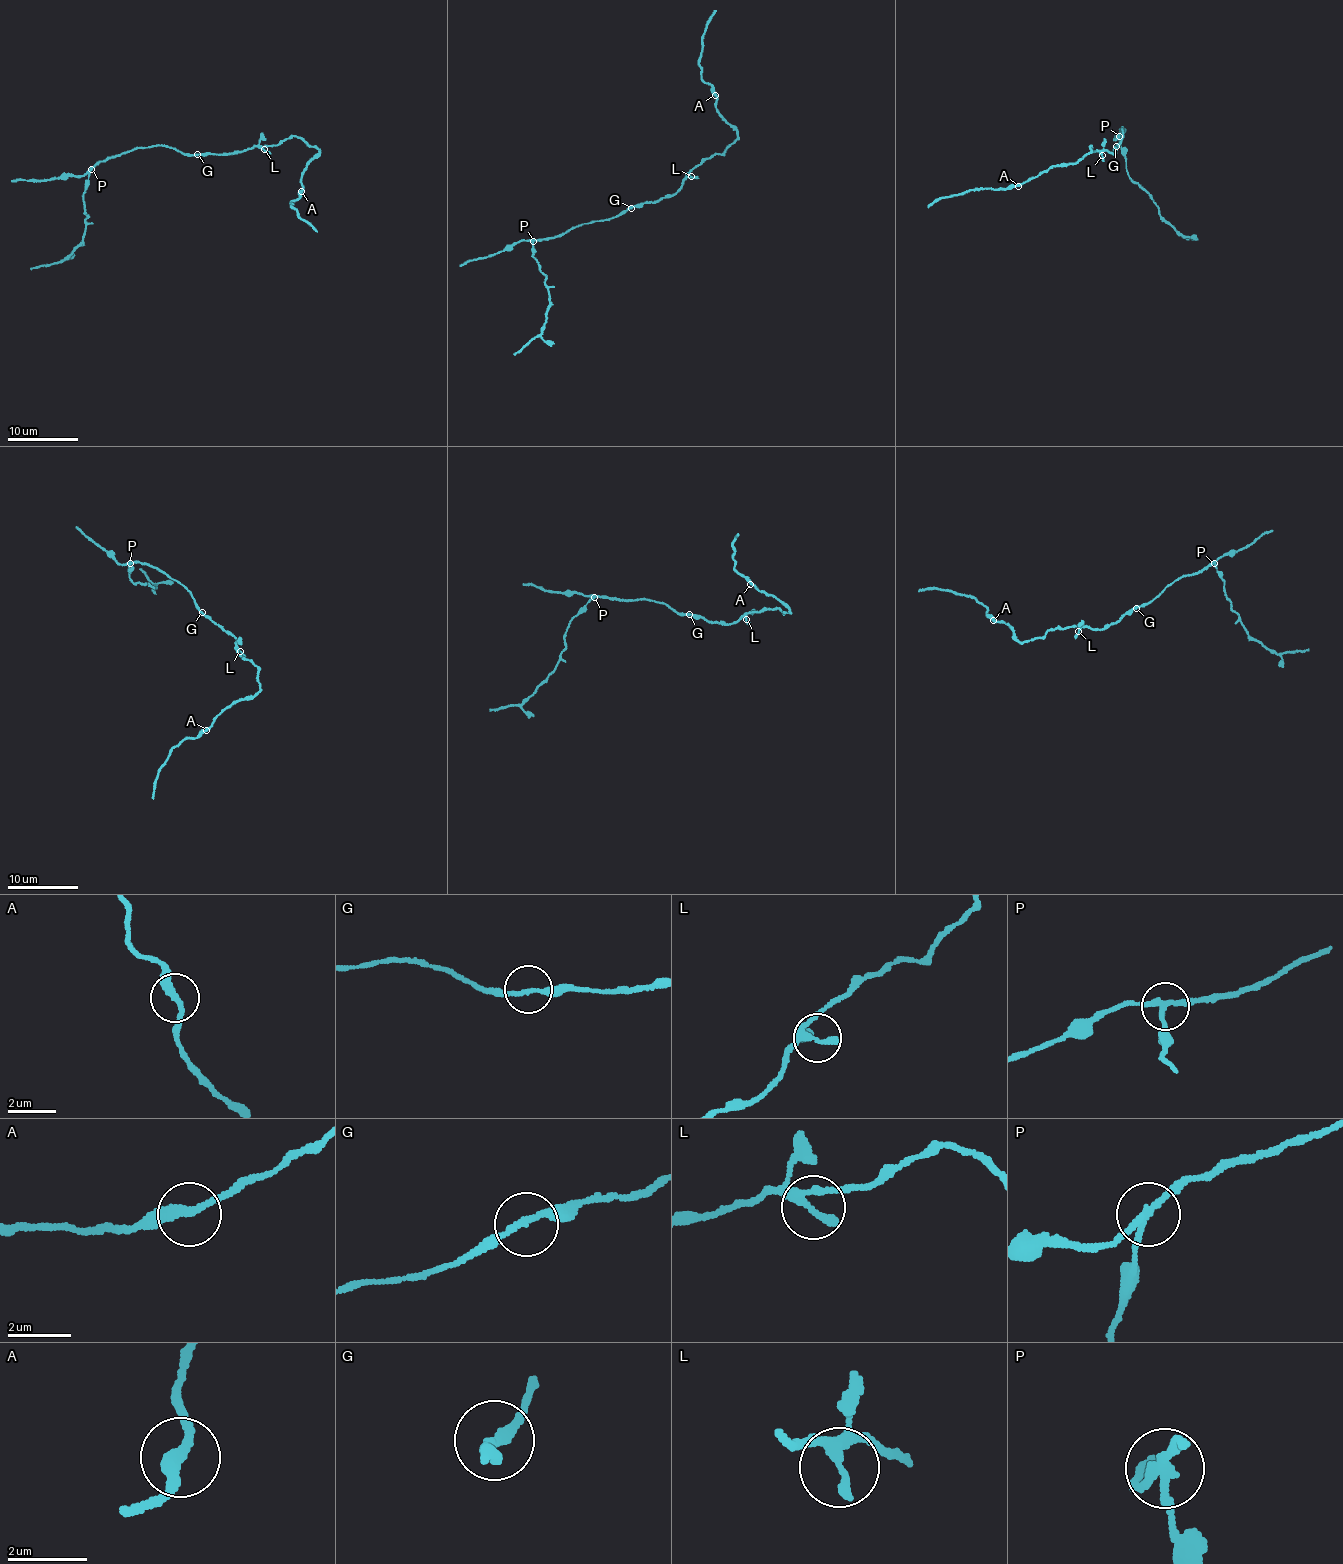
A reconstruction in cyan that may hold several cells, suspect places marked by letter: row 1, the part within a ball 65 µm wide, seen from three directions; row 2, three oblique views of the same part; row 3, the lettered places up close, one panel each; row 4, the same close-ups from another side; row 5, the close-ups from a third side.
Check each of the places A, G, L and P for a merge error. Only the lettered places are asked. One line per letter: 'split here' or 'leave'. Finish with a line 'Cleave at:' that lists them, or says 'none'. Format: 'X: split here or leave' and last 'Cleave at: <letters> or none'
A: leave
G: leave
L: leave
P: split here
Cleave at: P

